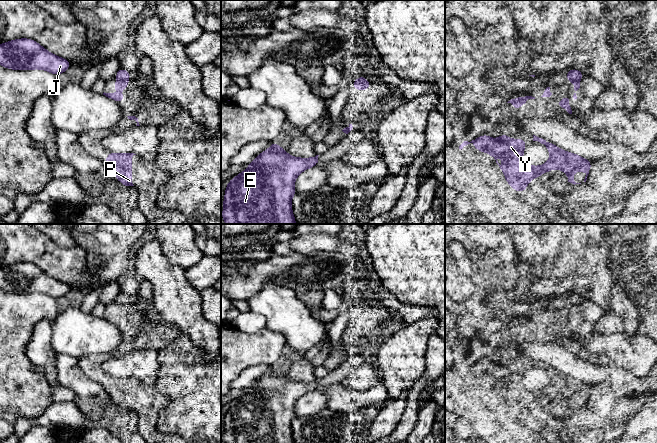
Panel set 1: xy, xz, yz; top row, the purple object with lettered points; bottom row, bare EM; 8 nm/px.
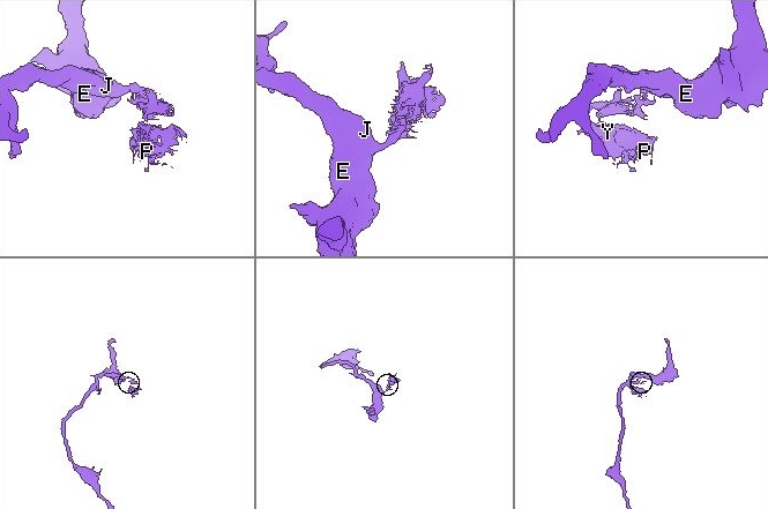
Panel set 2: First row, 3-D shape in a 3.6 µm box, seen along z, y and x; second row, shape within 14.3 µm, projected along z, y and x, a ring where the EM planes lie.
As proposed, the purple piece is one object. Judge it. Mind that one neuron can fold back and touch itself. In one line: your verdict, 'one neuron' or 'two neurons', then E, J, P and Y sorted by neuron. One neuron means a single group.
two neurons | E J / P Y

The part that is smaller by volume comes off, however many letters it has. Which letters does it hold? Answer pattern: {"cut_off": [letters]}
{"cut_off": ["P", "Y"]}

